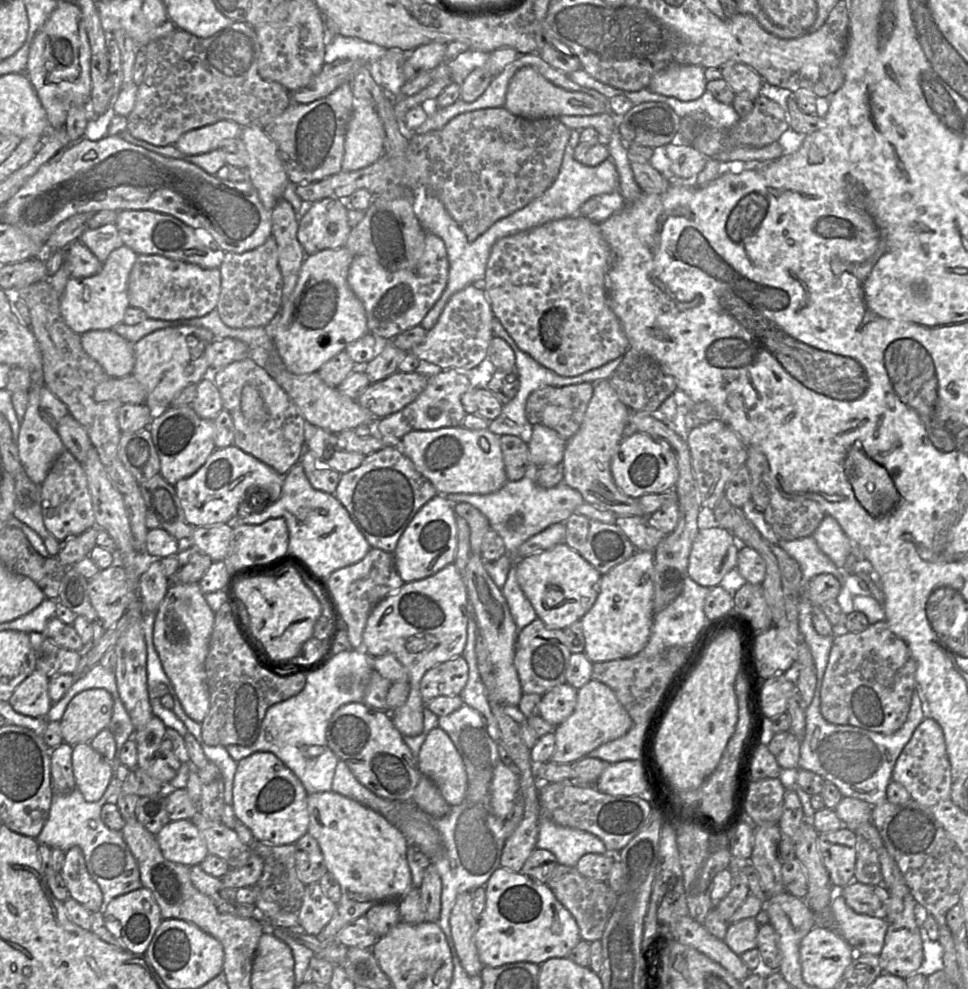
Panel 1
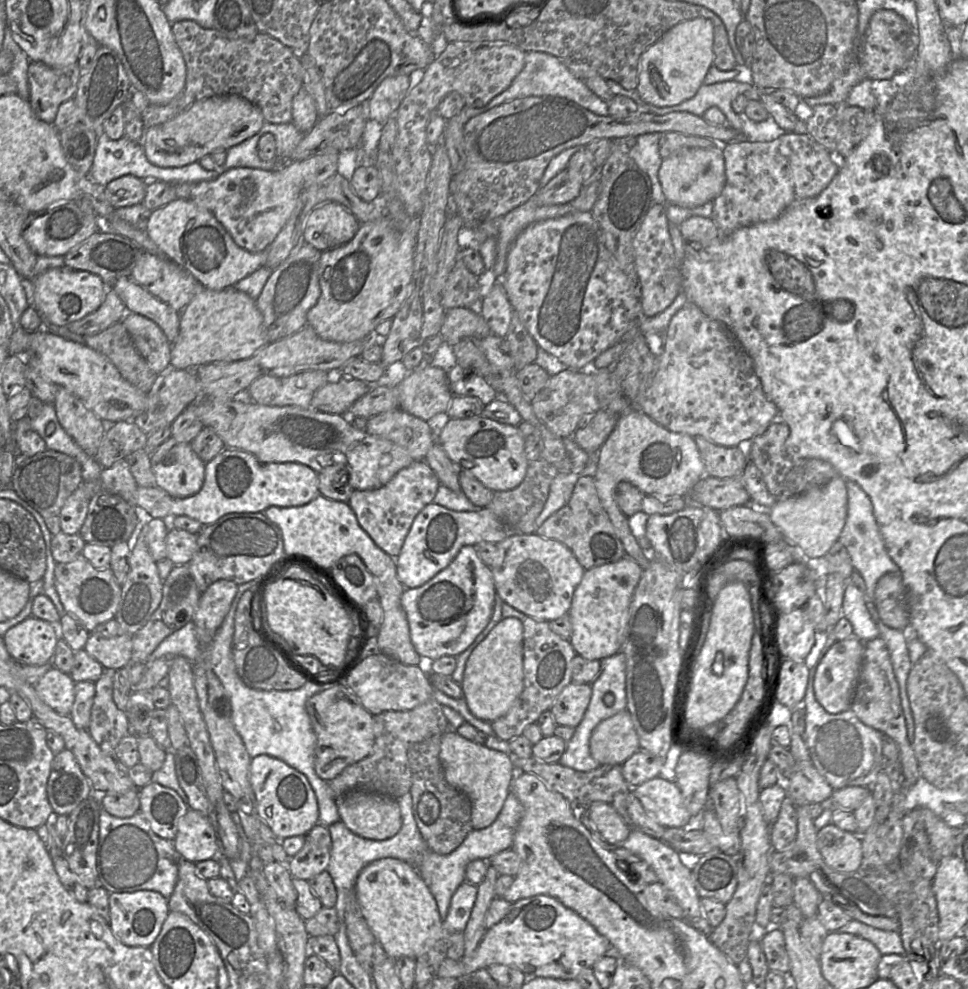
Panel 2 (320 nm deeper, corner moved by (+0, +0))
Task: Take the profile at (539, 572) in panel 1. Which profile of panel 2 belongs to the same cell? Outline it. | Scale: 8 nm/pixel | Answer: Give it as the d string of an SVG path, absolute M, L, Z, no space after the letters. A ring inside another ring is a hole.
M511 533L497 545L497 557L490 567L496 594L516 610L539 621L553 621L568 615L574 591L585 569L561 542L536 533Z

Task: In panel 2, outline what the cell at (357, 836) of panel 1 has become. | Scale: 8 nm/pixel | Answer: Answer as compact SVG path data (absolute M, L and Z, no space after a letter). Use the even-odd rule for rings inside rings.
M382 858L365 866L355 883L362 914L387 957L418 958L446 936L435 898L418 870L396 858Z

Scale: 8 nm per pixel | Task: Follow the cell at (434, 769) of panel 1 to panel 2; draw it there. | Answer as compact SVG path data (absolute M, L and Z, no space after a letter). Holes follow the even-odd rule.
M449 729L442 734L439 759L446 781L468 796L471 801L471 822L474 830L489 827L501 812L512 784L514 765L508 751L492 750Z

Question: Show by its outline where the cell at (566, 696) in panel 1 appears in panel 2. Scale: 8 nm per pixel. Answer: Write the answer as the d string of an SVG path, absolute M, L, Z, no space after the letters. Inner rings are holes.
M587 683L568 684L554 701L551 712L560 726L577 727L591 699L592 688Z

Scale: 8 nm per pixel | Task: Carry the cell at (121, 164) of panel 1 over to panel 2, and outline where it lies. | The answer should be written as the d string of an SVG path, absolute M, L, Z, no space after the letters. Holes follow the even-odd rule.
M339 153L316 155L302 161L290 161L274 170L253 168L232 168L221 170L220 175L212 181L173 184L177 199L186 199L210 211L223 225L234 242L242 249L255 253L270 245L291 217L299 196L306 188L319 184L337 173Z

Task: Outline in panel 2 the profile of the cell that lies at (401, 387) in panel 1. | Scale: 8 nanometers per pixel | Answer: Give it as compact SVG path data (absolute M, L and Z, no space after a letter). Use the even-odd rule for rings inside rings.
M329 373L329 381L319 388L311 400L313 410L334 415L348 412L353 403L370 391L372 385L342 373Z

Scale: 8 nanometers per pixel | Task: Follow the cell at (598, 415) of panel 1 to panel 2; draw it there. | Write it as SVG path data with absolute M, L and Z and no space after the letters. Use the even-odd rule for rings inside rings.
M628 556L585 570L576 587L568 612L572 633L570 643L586 660L603 660L621 651L627 632L630 604L643 569Z

